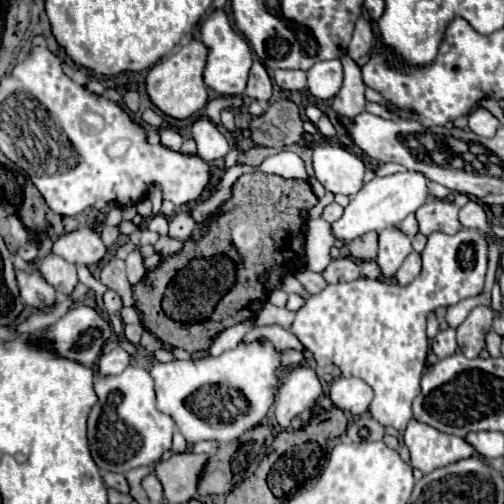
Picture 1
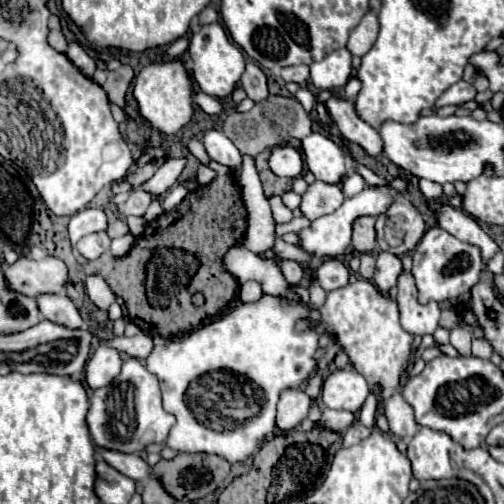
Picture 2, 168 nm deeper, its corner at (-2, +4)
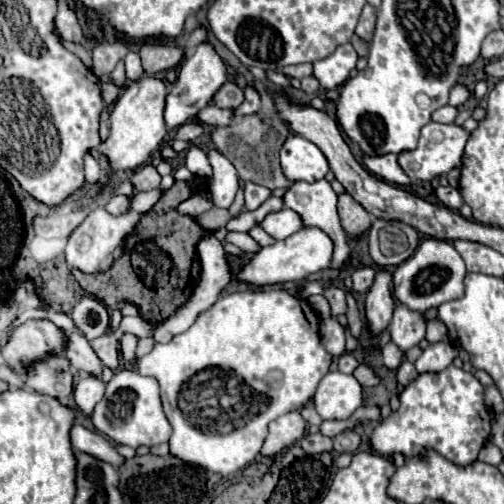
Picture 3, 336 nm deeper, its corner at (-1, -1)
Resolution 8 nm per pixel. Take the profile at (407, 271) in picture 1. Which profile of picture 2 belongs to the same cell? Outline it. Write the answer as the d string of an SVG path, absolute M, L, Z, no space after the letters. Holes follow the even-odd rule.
M410 273L400 275L398 279L398 311L400 311L400 323L404 331L410 335L430 335L438 327L440 309L436 301L428 301L426 305L418 303L416 299L416 287Z

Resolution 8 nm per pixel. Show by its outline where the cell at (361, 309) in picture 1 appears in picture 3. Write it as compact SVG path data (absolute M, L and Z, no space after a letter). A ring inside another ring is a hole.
M425 238L415 250L413 258L405 260L405 264L401 264L393 272L393 296L411 310L425 312L449 300L461 298L465 290L465 276L467 276L465 260L461 260L461 254L453 248L451 242Z

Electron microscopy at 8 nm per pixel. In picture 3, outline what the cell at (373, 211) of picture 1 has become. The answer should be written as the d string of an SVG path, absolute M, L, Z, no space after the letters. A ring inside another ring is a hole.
M301 228L293 236L275 242L273 246L261 248L237 274L237 278L251 282L253 286L265 286L265 284L281 284L281 282L297 282L303 280L319 270L325 270L331 266L335 244L329 238L329 234L321 232L321 228Z

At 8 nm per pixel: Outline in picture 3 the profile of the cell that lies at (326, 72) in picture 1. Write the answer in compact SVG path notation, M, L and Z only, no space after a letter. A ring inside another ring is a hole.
M341 44L331 56L313 64L313 76L319 80L321 88L331 90L347 82L351 70L355 68L357 52L351 44Z

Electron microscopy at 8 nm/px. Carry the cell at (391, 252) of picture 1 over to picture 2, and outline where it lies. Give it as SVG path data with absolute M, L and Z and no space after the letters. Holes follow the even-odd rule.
M386 251L378 253L376 259L376 273L374 273L374 285L388 295L388 291L396 285L396 279L402 271L402 261L396 255L390 255Z

